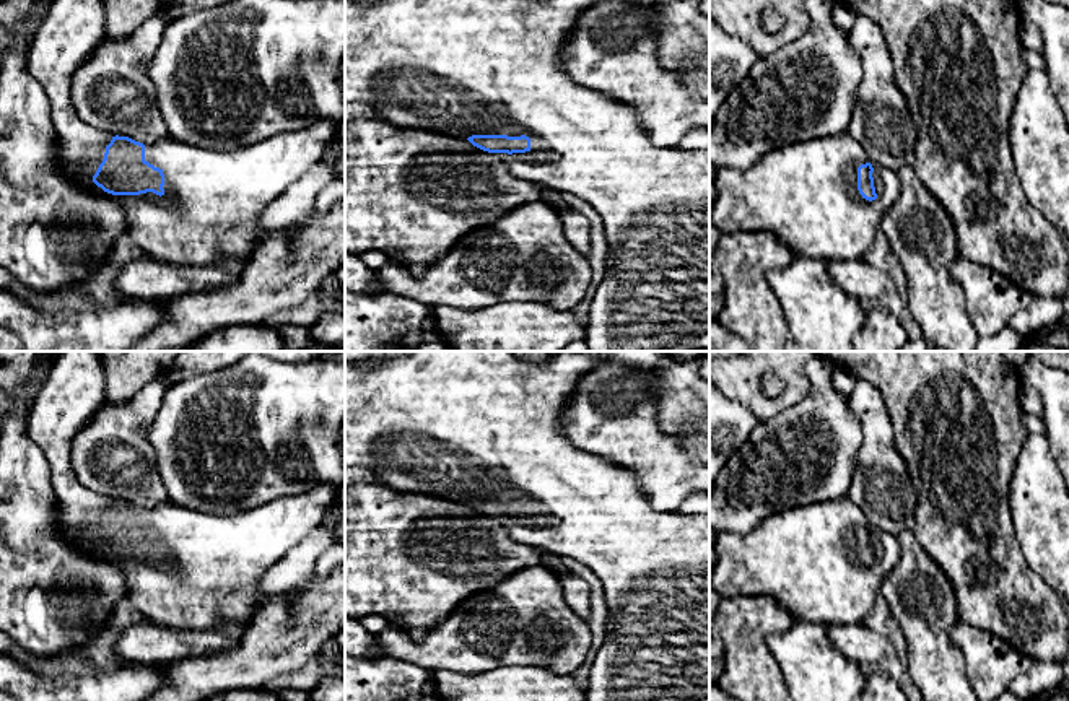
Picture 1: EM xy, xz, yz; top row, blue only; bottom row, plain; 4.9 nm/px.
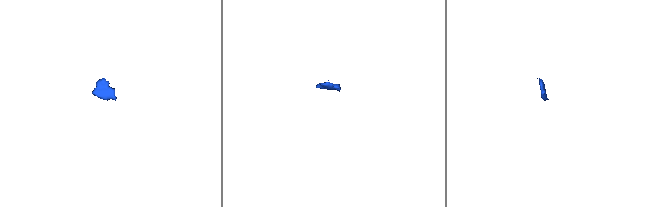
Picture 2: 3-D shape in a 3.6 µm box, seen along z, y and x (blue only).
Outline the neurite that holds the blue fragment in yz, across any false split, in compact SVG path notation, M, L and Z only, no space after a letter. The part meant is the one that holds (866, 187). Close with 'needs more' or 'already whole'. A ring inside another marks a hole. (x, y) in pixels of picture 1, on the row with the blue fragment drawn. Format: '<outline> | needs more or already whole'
M848 133L778 148L750 169L721 168L709 223L721 234L768 231L794 254L833 262L862 259L880 231L884 213L900 195L898 172L872 166L864 146Z | needs more

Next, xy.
M54 0L44 21L33 29L26 67L50 102L57 151L85 189L125 211L127 236L148 257L174 265L239 267L262 242L265 208L322 159L338 138L338 124L322 120L229 153L195 148L171 137L148 145L112 137L83 122L70 96L72 76L101 42L104 28L103 0Z | needs more

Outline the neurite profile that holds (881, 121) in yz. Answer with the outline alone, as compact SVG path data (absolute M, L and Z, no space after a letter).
M856 16L848 36L861 55L864 75L846 133L864 146L872 166L893 171L913 166L918 132L895 81L884 33L870 18Z

